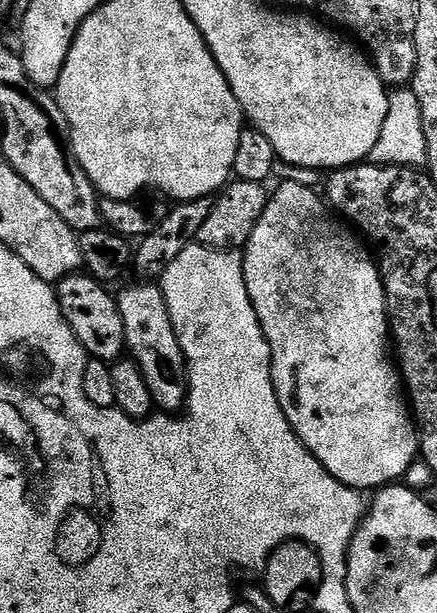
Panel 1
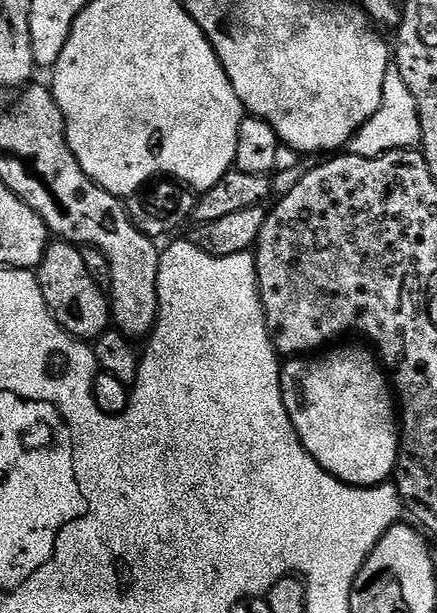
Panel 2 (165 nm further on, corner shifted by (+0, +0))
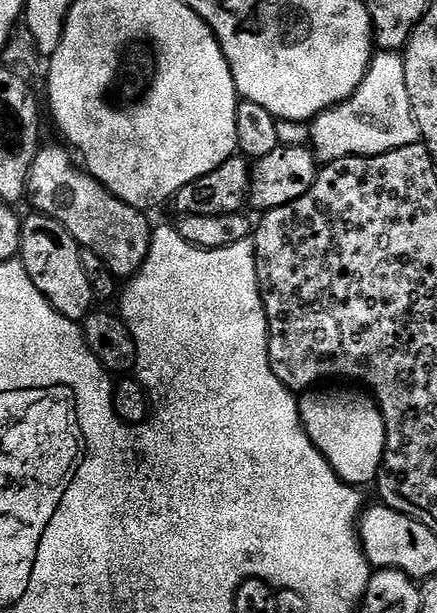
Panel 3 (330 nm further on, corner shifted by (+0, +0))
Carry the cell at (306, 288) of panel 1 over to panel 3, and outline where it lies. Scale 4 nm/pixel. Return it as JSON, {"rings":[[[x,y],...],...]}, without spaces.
{"rings":[[[309,390],[299,397],[300,422],[304,425],[304,433],[340,475],[340,479],[353,486],[371,485],[380,474],[386,446],[384,415],[380,412],[380,405],[363,391],[320,391],[324,390]]]}

